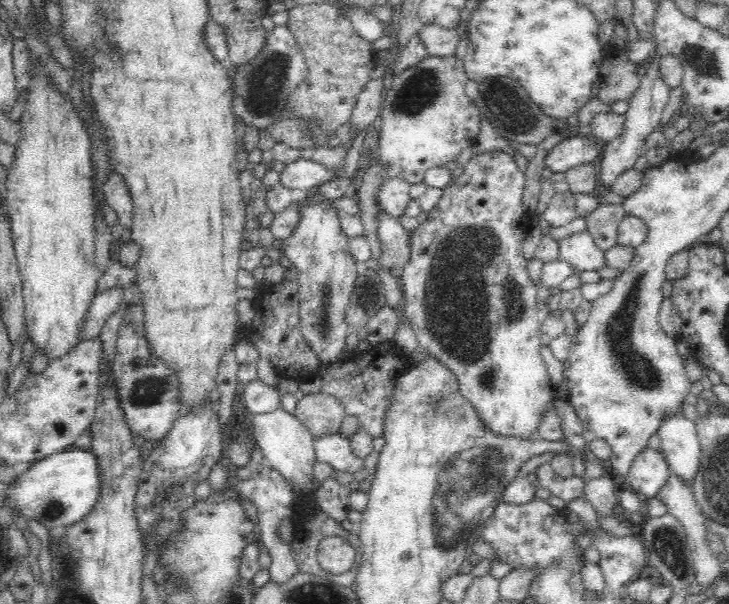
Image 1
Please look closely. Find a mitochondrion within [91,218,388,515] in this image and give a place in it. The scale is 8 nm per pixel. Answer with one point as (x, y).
(146, 390)

